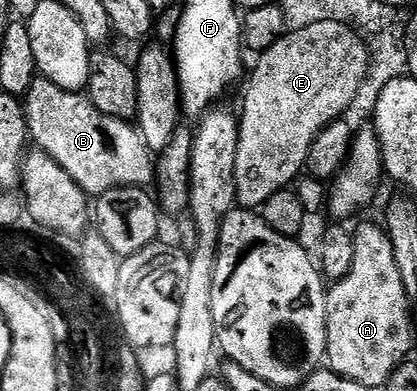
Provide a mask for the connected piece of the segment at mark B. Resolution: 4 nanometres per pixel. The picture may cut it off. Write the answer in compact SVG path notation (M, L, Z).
M38 76L24 94L23 108L32 144L51 155L86 195L100 195L124 185L154 184L155 154L147 147L141 130L136 124L99 111L84 92L72 93Z

